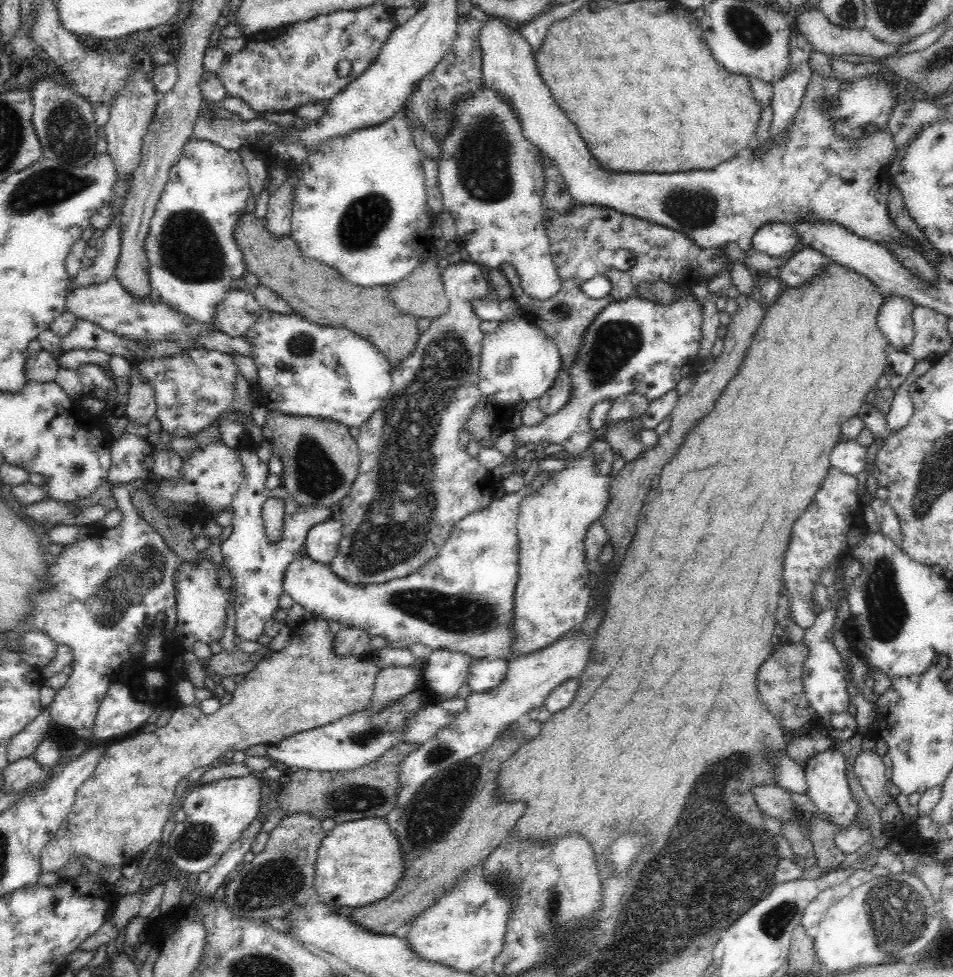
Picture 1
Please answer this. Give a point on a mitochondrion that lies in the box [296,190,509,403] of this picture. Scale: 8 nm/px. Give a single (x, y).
(362, 221)

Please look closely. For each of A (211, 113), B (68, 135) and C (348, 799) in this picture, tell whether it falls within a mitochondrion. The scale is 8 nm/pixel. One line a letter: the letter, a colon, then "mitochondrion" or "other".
A: other
B: mitochondrion
C: mitochondrion

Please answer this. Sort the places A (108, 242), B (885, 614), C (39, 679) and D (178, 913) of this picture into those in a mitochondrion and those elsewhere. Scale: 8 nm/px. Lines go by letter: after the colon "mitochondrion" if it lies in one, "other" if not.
A: other
B: mitochondrion
C: other
D: other

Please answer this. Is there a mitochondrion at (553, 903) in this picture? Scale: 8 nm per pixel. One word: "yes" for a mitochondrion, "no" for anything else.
yes

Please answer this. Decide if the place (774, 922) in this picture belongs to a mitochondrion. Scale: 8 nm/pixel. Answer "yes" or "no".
yes

